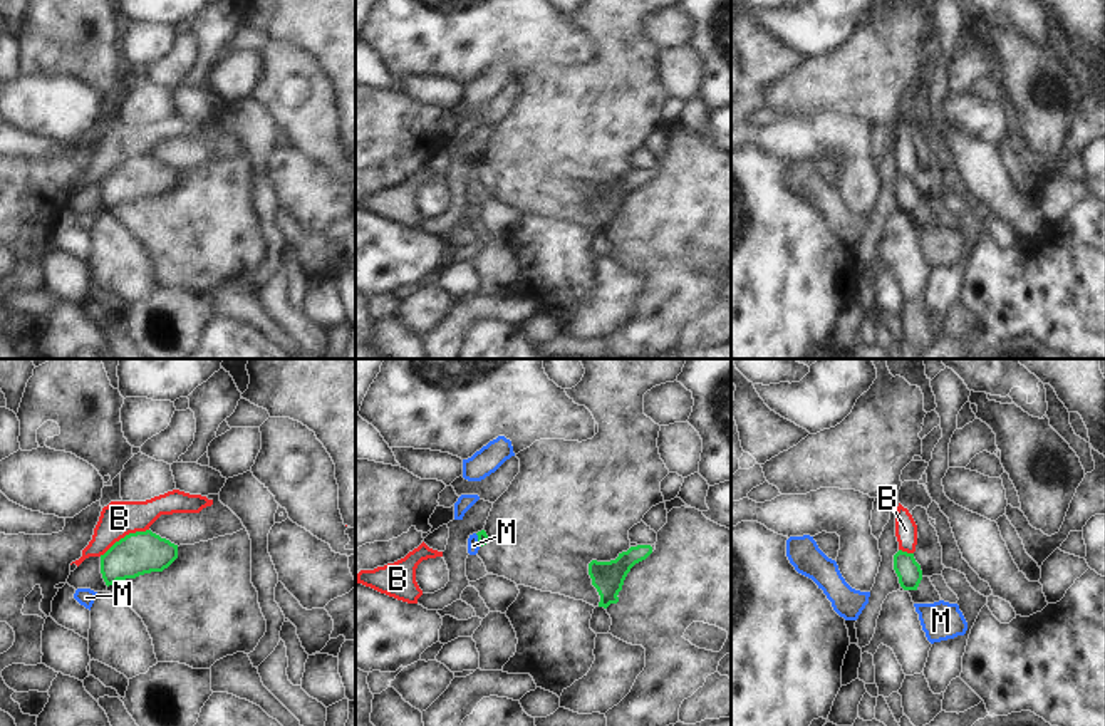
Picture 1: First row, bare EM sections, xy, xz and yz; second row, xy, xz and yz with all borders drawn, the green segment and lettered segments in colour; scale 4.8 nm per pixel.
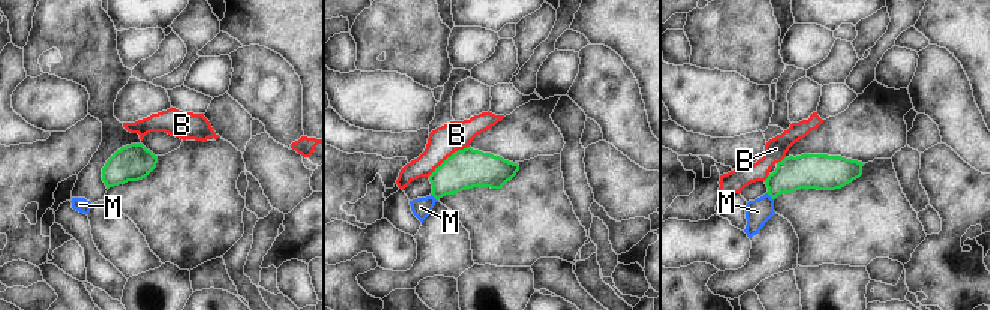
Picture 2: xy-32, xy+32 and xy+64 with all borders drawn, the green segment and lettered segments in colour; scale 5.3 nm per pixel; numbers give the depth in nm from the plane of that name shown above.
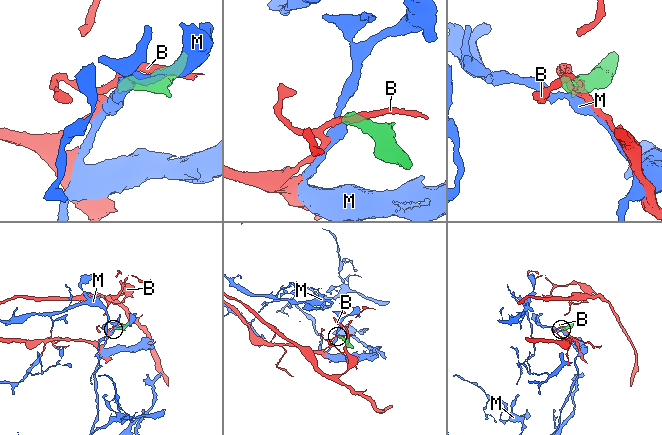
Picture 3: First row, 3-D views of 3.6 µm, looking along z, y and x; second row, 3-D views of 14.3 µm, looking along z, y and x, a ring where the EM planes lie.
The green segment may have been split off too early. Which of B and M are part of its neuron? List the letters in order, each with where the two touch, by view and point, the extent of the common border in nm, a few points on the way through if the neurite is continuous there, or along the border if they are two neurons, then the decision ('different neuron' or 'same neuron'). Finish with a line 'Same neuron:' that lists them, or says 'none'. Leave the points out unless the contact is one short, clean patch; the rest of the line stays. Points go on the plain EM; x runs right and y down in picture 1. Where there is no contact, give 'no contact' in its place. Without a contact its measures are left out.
B: xy (124, 161) | 280 nm | along xy (148, 153), (126, 158), (99, 180) | different neuron
M: xz (478, 165) | 70 nm | along xz (475, 158), (482, 170) | different neuron
Same neuron: none

